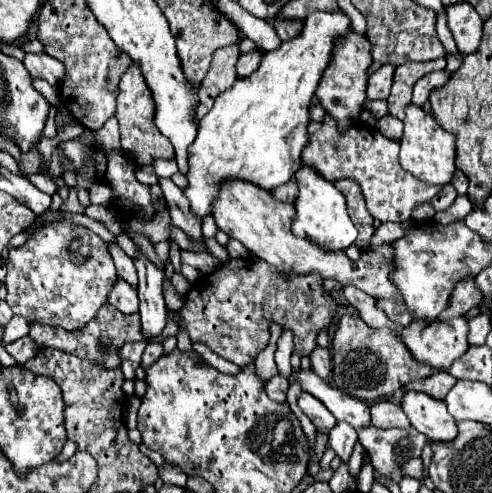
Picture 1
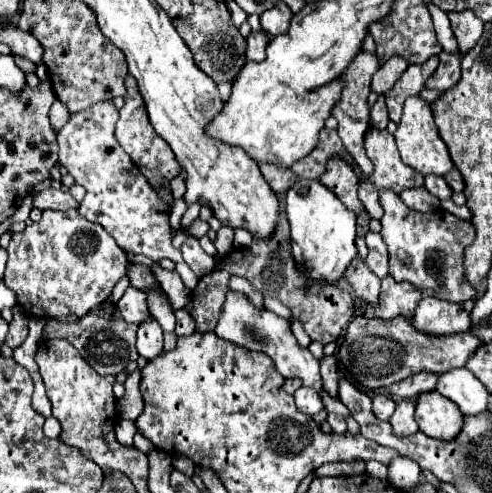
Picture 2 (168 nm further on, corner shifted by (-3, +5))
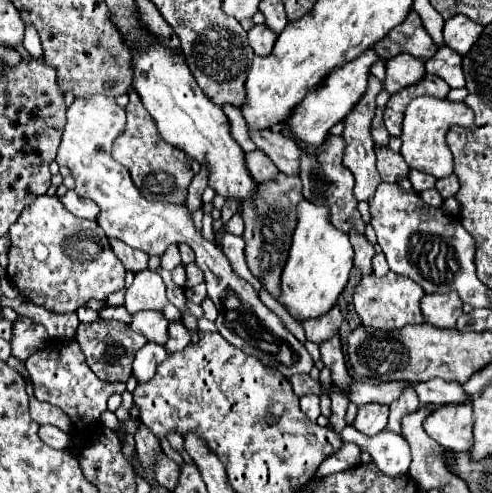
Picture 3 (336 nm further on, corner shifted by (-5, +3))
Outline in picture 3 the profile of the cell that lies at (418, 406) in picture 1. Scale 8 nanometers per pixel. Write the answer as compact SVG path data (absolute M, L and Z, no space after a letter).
M441 405L429 413L423 427L431 439L449 451L469 451L473 447L471 405Z

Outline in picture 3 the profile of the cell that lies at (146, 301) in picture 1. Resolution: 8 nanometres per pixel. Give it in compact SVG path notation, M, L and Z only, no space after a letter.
M153 341L145 343L139 351L137 357L133 361L133 375L137 377L137 381L149 381L157 369L157 365L161 365L167 357L167 351L163 345L157 345Z

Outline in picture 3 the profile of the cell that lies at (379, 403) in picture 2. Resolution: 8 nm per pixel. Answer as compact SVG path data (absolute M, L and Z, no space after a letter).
M377 403L361 405L353 421L353 427L365 435L377 435L379 431L385 429L387 417L389 417L389 405L377 405Z

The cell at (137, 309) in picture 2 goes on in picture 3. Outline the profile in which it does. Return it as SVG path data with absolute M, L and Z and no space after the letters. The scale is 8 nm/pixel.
M137 311L131 317L131 329L143 335L147 341L155 341L159 345L165 345L167 341L167 327L169 327L169 321L165 319L163 313Z

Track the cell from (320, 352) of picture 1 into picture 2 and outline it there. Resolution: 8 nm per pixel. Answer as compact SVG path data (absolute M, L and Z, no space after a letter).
M335 357L321 359L321 379L323 379L323 389L329 393L329 397L337 399L337 363L335 363Z

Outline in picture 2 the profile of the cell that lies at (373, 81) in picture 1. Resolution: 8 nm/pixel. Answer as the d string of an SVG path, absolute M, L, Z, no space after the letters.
M391 57L389 61L385 61L381 65L381 69L373 75L373 81L371 81L371 89L379 95L383 95L385 91L389 91L397 81L399 77L405 73L405 69L409 67L409 63L403 59L403 57Z

